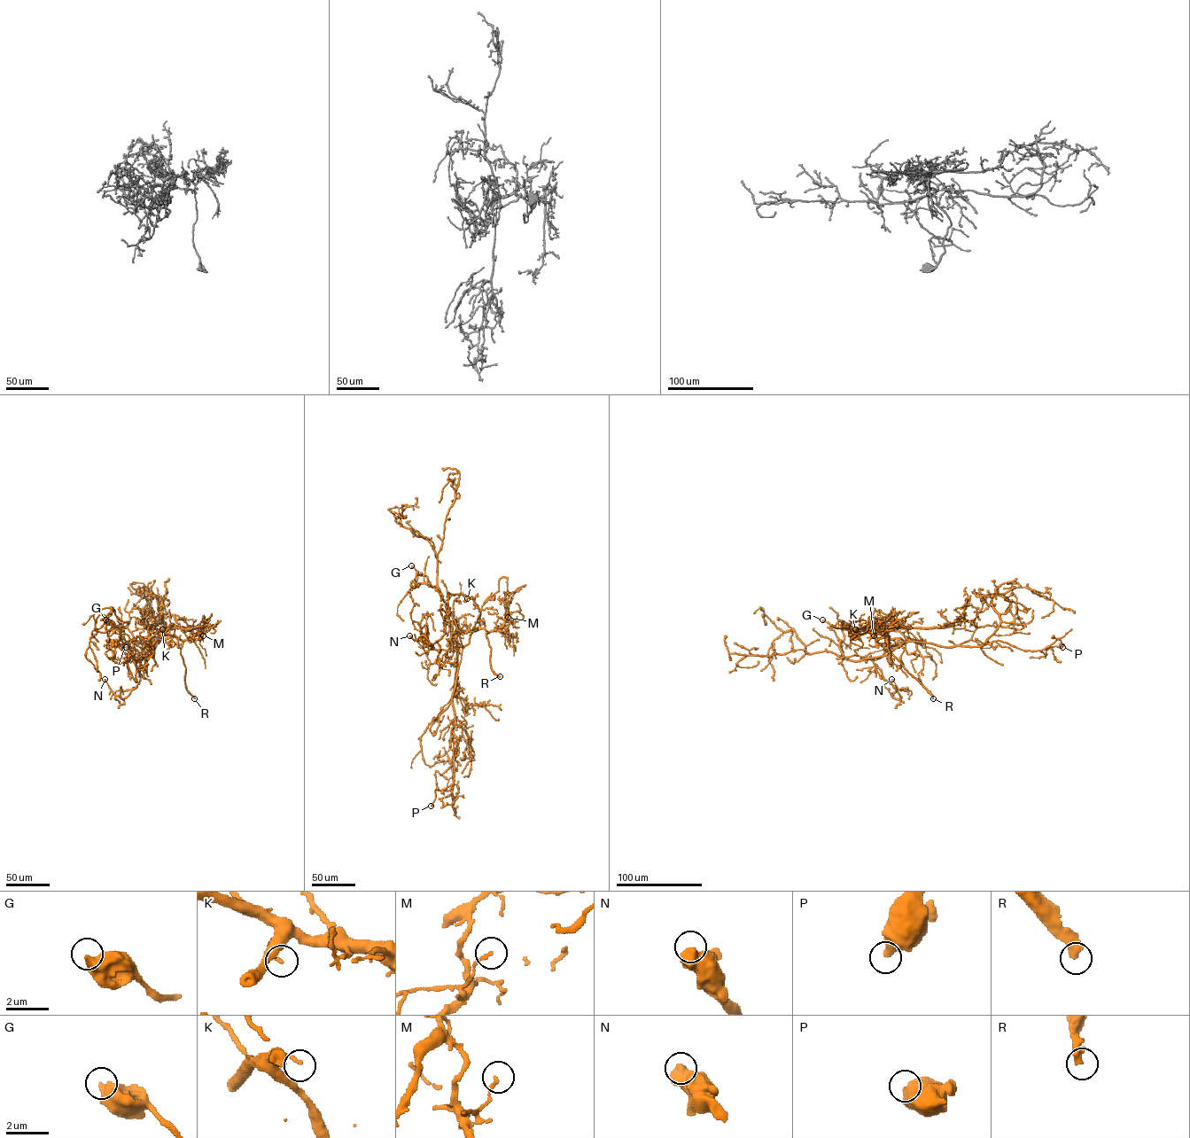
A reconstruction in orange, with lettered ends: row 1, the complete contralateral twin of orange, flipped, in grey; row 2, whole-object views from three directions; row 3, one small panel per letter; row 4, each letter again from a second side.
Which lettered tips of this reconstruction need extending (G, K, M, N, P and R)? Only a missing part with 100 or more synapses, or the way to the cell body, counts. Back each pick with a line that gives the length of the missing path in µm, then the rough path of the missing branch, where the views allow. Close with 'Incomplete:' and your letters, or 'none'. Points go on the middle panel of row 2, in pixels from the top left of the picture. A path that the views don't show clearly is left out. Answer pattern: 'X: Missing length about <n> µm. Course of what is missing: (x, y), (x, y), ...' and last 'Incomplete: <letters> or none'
R: Missing length about 30 µm. Course of what is missing: (500, 676), (513, 690)
Incomplete: R

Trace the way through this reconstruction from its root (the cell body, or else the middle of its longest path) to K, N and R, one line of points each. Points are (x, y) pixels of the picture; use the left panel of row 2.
K: (156, 642), (173, 635), (174, 626), (162, 629)
N: (156, 642), (152, 653), (141, 659), (139, 682), (125, 698), (115, 695), (104, 679)
R: (156, 642), (170, 637), (182, 641), (181, 654), (185, 667), (185, 687), (194, 698)

